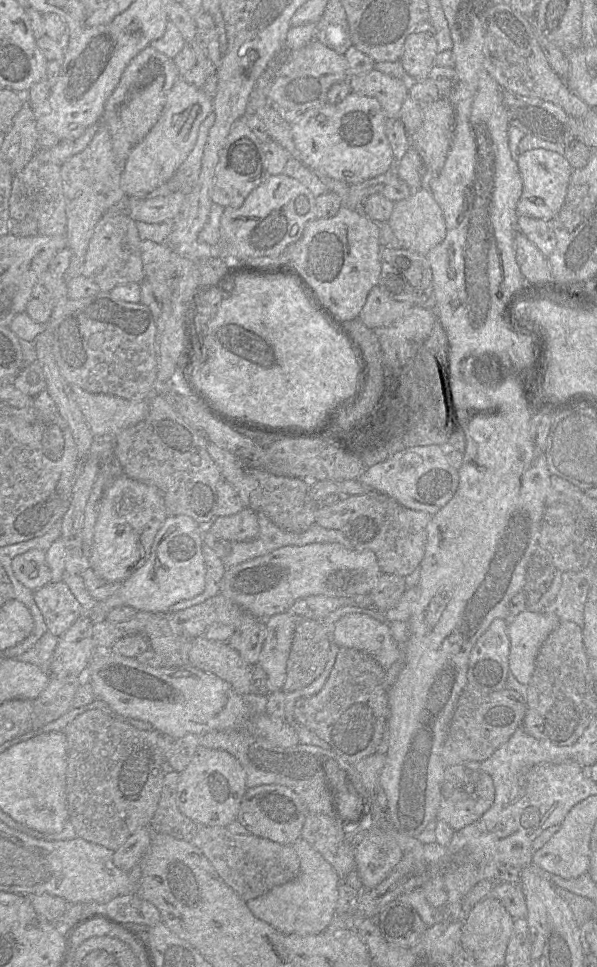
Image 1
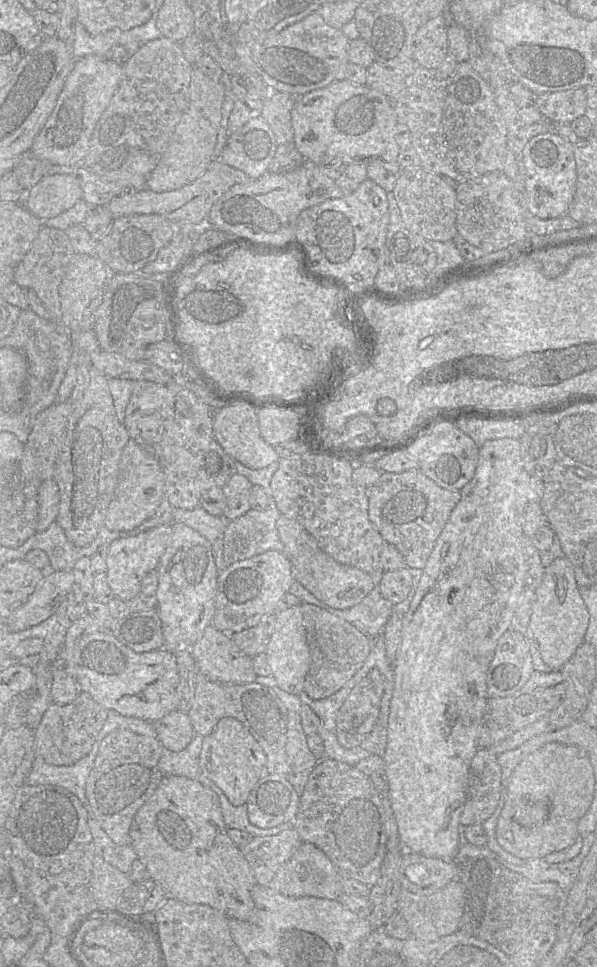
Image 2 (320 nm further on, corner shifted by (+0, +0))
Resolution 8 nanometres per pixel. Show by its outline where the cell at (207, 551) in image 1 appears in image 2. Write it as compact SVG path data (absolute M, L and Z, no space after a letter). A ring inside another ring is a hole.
M201 506L191 510L175 508L174 522L182 523L205 537L212 546L216 567L222 572L227 564L224 560L224 531L228 521L221 516L213 516Z

